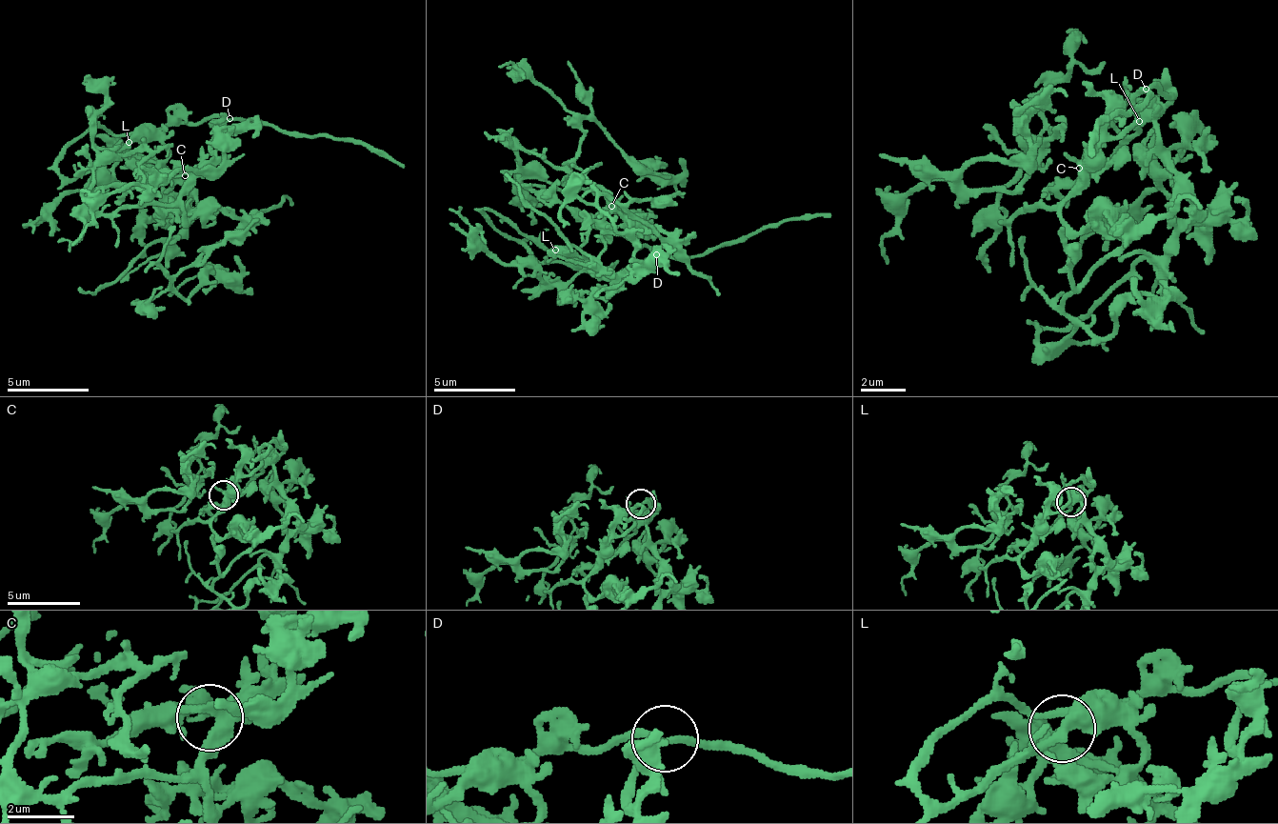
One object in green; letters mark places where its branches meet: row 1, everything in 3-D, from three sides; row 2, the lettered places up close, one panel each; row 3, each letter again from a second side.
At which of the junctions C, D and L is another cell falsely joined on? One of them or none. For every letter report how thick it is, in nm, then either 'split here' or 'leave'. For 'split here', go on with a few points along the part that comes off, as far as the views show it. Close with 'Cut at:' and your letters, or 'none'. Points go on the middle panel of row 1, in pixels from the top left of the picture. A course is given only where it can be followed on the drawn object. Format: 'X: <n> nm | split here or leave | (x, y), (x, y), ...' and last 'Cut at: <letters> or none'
C: 340 nm | leave
D: 200 nm | leave
L: 320 nm | leave
Cut at: none

